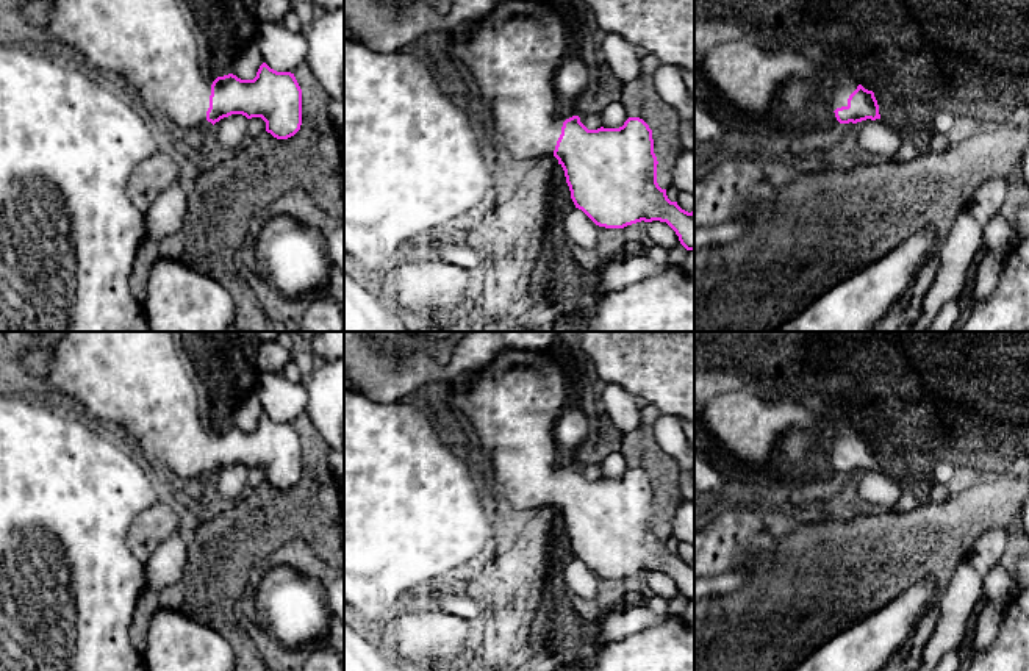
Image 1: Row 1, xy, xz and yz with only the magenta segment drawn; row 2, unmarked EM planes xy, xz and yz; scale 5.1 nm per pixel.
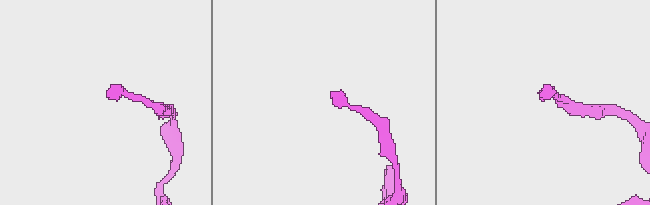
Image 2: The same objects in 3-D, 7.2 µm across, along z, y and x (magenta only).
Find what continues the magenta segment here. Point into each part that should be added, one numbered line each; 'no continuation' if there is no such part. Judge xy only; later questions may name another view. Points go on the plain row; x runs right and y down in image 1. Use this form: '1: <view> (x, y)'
1: xy (136, 380)

